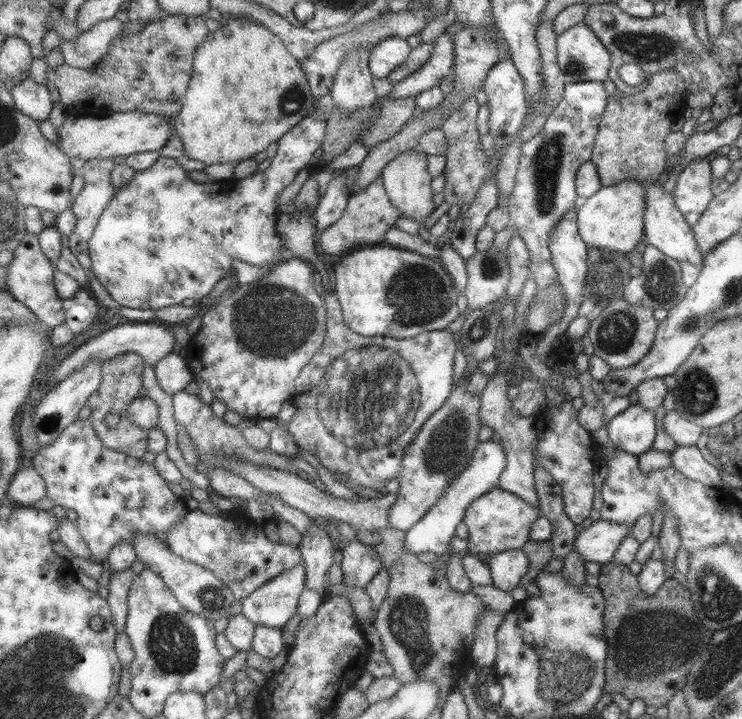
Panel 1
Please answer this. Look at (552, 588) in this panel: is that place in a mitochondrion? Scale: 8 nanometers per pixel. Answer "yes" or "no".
no

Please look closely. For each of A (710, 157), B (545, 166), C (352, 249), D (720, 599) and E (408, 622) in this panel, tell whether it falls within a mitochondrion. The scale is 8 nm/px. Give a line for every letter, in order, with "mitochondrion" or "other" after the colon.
A: other
B: mitochondrion
C: other
D: mitochondrion
E: mitochondrion

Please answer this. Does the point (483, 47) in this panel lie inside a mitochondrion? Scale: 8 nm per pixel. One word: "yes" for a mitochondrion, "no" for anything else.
no

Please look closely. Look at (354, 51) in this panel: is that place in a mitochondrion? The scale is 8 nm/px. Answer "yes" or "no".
no

